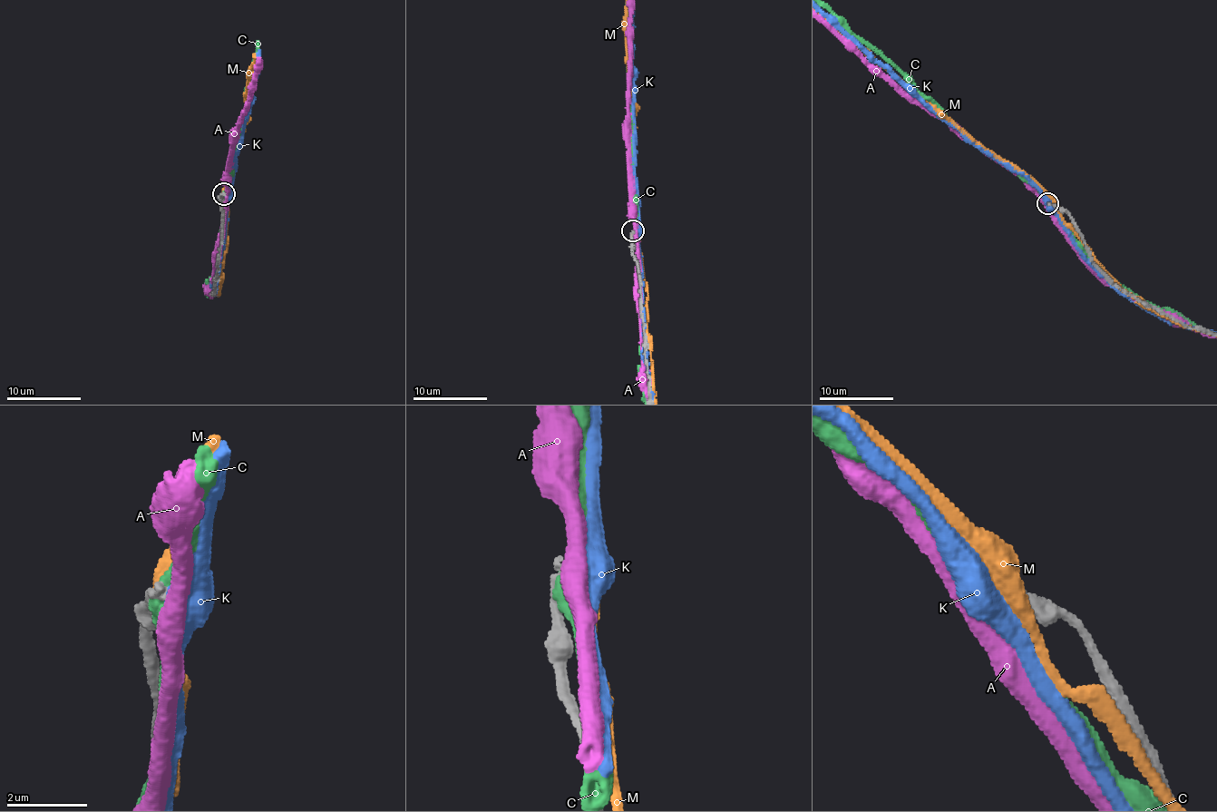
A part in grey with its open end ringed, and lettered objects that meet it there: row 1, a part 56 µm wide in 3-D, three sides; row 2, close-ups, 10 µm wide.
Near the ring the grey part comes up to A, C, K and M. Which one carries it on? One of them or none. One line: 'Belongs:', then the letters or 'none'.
Belongs: none

